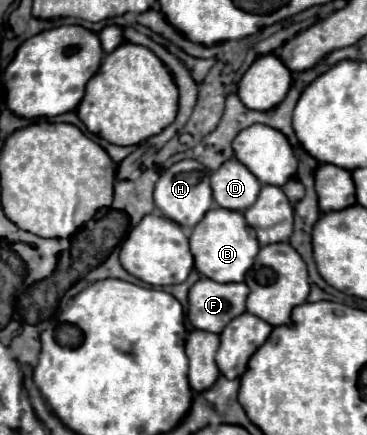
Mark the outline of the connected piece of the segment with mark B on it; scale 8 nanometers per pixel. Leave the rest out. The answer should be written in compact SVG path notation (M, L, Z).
M218 207L210 209L206 217L192 229L190 249L194 255L194 265L204 277L218 283L240 283L244 281L246 271L252 267L260 245L256 233L252 227L248 227L242 213Z

